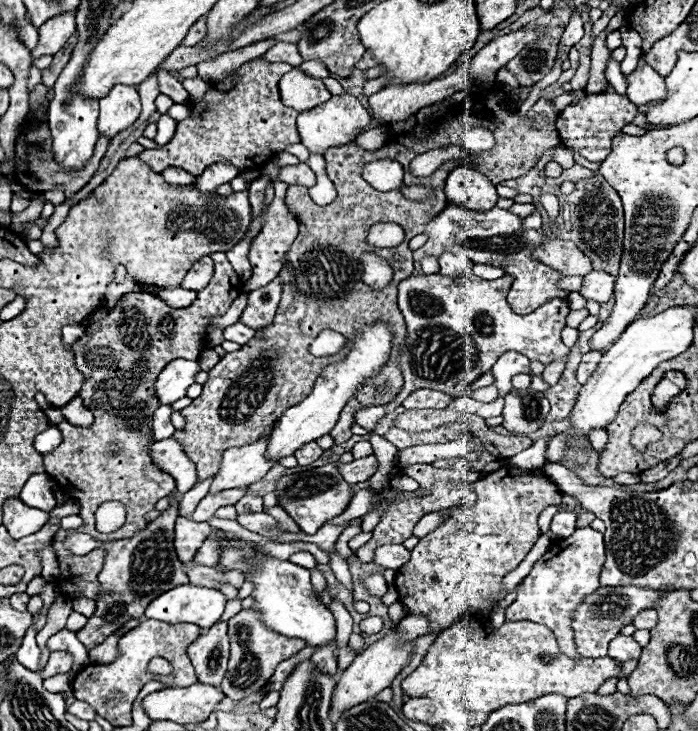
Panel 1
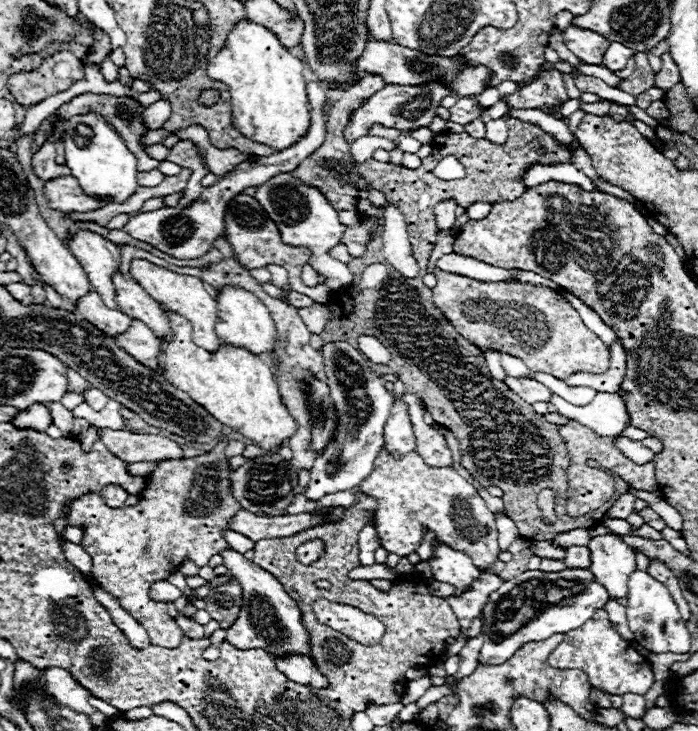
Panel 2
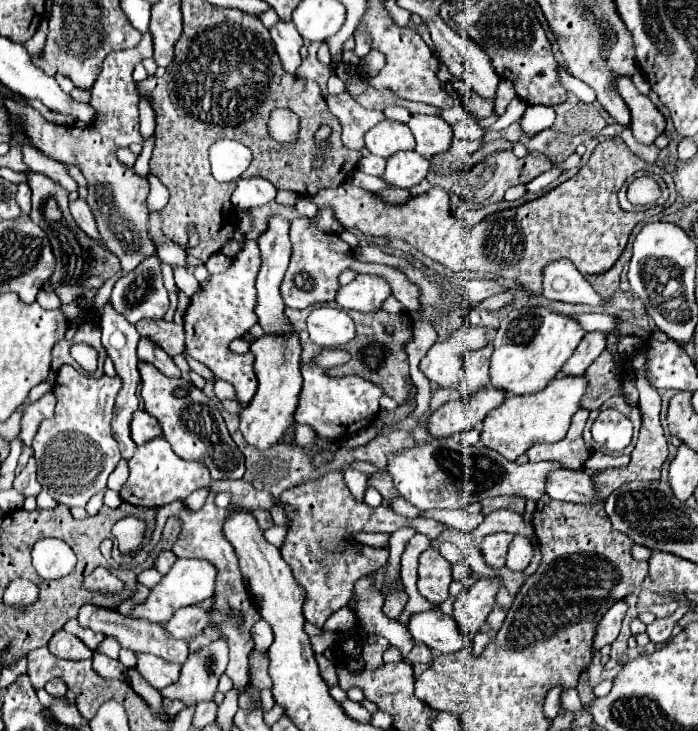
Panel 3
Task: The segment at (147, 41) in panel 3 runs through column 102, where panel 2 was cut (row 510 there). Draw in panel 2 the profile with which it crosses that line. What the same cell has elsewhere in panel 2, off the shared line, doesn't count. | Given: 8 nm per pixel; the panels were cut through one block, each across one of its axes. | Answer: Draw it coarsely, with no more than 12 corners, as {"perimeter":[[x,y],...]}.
{"perimeter":[[228,440],[160,462],[142,502],[98,492],[54,524],[82,526],[92,578],[154,646],[184,632],[148,596],[184,558],[230,548]]}

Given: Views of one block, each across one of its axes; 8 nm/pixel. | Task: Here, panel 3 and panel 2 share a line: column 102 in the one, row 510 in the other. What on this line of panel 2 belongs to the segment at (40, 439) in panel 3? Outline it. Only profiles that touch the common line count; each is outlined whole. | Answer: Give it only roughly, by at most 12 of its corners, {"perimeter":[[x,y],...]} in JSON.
{"perimeter":[[380,450],[360,492],[382,548],[408,556],[422,528],[482,570],[494,514],[454,468]]}

